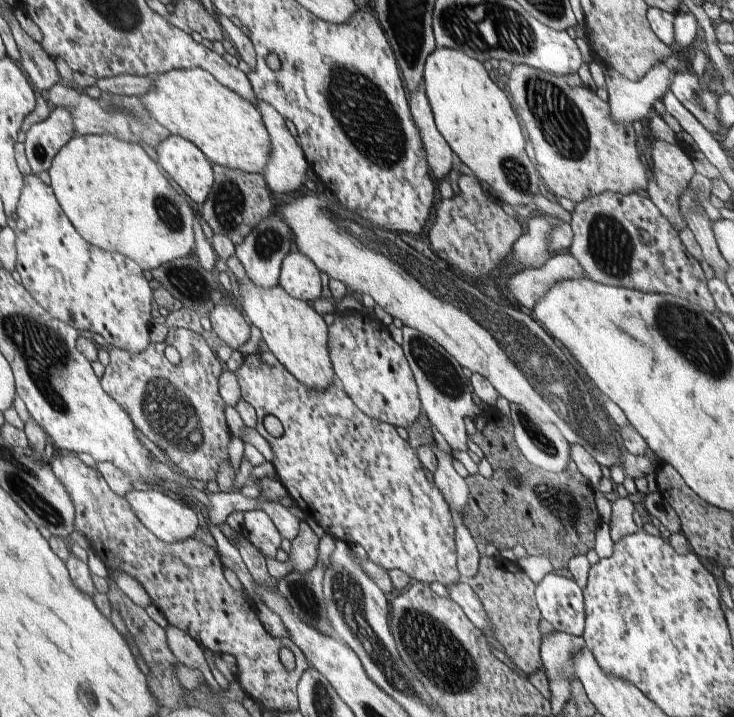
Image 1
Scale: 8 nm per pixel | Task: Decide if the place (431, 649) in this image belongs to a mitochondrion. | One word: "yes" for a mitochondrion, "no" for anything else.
yes

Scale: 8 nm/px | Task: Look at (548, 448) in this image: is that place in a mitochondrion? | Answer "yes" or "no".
yes

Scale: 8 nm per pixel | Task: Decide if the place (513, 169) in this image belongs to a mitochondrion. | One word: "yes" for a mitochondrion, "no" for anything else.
yes

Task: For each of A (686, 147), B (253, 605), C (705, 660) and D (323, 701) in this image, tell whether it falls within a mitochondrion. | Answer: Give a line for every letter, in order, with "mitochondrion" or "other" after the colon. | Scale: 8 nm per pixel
A: other
B: other
C: other
D: mitochondrion

